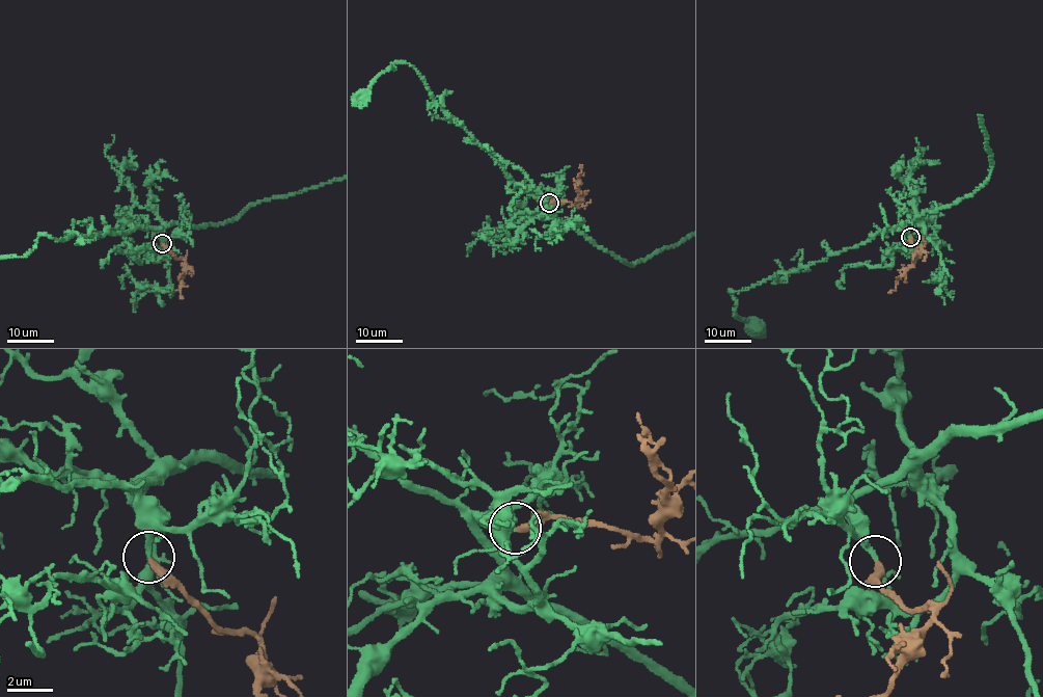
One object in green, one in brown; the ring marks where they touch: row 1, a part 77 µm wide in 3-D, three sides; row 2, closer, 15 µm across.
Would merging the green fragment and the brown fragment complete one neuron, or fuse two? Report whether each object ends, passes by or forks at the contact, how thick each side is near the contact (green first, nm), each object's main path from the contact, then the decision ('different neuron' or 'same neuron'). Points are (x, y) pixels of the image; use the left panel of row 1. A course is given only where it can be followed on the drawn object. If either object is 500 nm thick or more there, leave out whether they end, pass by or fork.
green ends; brown ends; calibres 240 and 320 nm; course green (162, 244), (159, 230), (137, 226), (103, 236), (75, 233), (61, 240), (43, 234), (20, 258); course brown (162, 244), (176, 258), (183, 259), (181, 298); same neuron

